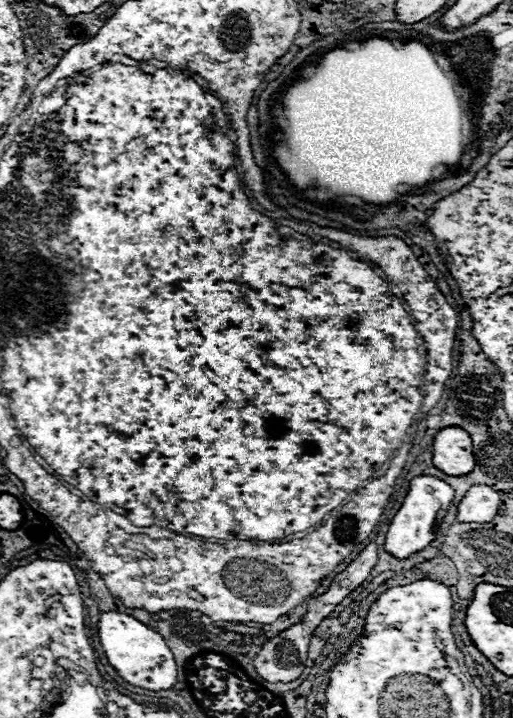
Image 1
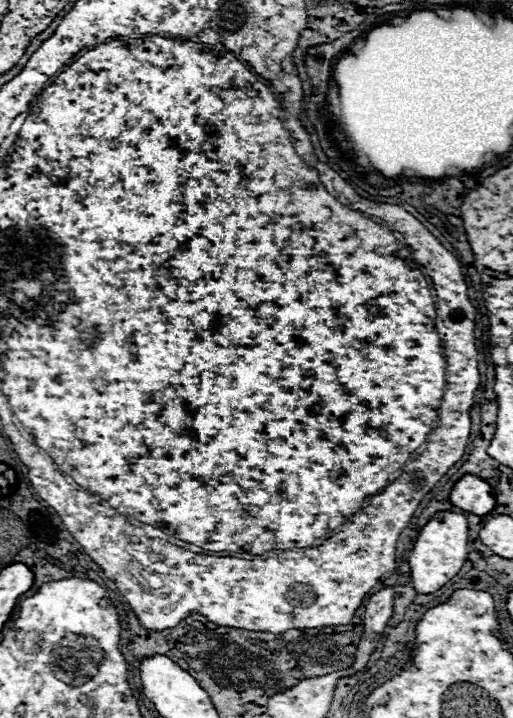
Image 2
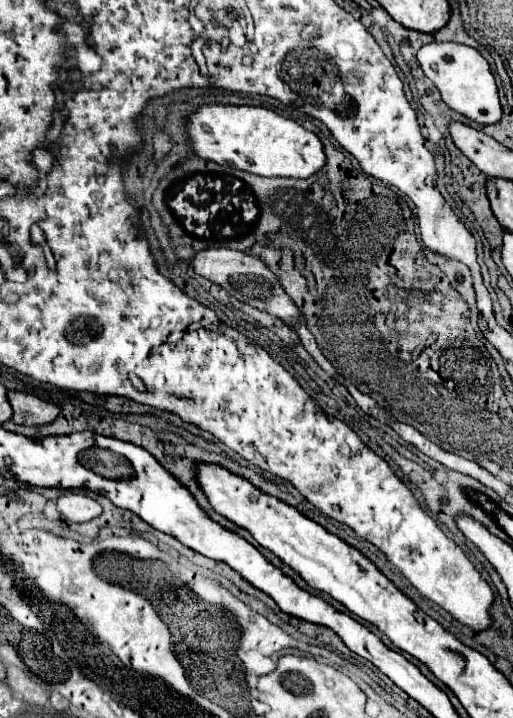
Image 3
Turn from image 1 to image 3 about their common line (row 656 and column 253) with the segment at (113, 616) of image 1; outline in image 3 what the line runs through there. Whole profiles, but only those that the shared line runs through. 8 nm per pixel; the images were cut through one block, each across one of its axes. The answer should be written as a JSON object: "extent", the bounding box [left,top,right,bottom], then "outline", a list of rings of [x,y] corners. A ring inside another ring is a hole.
{"extent":[188,106,326,180],"outline":[[[202,106],[188,120],[188,134],[194,152],[222,166],[232,166],[256,176],[306,180],[326,164],[320,138],[294,120],[282,118],[258,106]]]}

